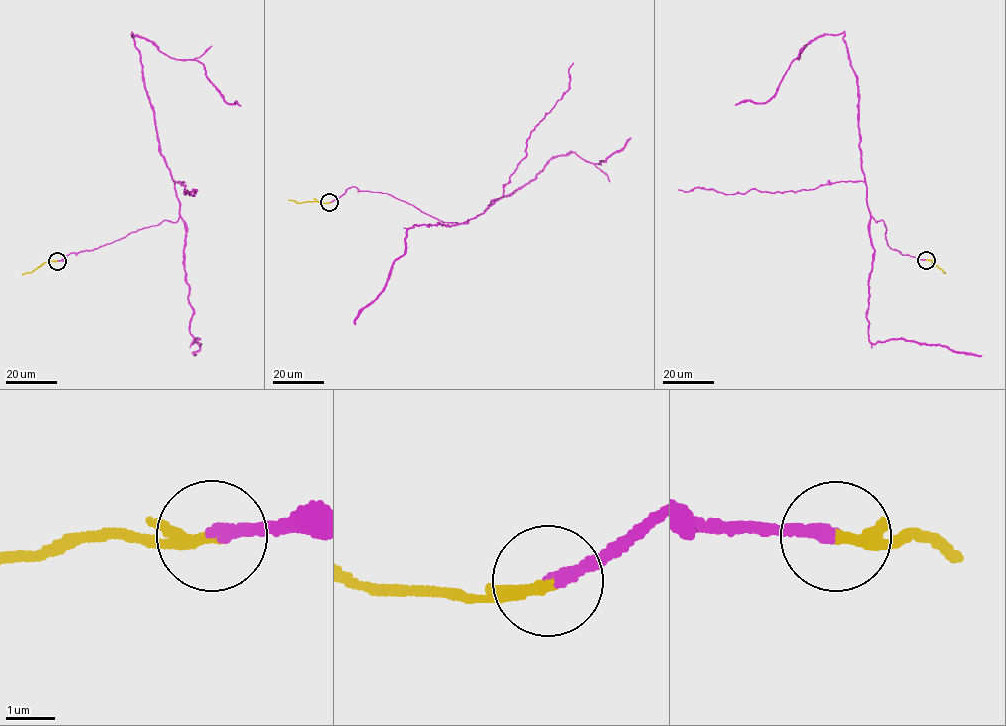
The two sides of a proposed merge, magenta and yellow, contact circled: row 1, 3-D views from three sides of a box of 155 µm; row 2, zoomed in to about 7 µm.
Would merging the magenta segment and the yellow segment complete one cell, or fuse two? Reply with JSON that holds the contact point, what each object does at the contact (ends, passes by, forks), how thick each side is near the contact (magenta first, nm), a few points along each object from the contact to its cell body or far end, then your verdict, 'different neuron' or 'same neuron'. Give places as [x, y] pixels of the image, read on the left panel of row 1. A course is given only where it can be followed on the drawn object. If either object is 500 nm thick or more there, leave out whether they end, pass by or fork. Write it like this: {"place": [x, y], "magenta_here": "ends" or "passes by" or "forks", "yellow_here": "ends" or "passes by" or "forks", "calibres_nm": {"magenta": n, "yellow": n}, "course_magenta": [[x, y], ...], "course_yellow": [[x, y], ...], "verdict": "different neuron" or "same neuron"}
{"place": [57, 261], "magenta_here": "ends", "yellow_here": "ends", "calibres_nm": {"magenta": 240, "yellow": 240}, "course_magenta": [[56, 261], [179, 218], [132, 34], [175, 59], [200, 62], [228, 103], [240, 106]], "course_yellow": [[56, 261], [47, 261], [32, 272], [22, 274]], "verdict": "same neuron"}

